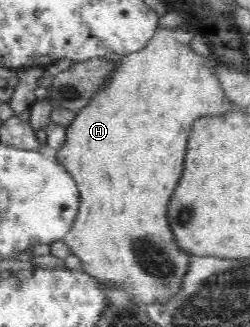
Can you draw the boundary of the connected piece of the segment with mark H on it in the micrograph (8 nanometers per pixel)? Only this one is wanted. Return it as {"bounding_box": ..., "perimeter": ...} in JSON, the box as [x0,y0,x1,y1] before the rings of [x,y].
{"bounding_box":[54,25,233,307],"perimeter":[[[179,25],[176,29],[157,27],[153,37],[143,49],[125,54],[118,61],[117,69],[111,73],[110,77],[107,77],[106,86],[93,95],[93,99],[81,108],[75,115],[75,119],[69,123],[69,126],[66,126],[67,137],[65,143],[61,149],[54,152],[59,164],[63,164],[75,178],[80,197],[79,211],[77,217],[75,217],[75,223],[64,235],[64,243],[68,245],[75,257],[79,257],[80,268],[85,273],[96,277],[109,288],[127,291],[137,307],[146,307],[161,301],[166,303],[171,297],[177,296],[182,289],[183,277],[189,269],[189,257],[191,255],[181,250],[177,246],[177,242],[173,241],[173,233],[171,233],[171,227],[169,227],[169,221],[167,221],[167,203],[169,203],[169,199],[171,199],[171,195],[173,195],[175,187],[181,179],[181,173],[183,173],[183,163],[185,163],[185,153],[187,153],[187,137],[191,133],[193,121],[199,119],[199,117],[227,115],[227,113],[231,113],[233,107],[233,103],[224,96],[223,86],[221,86],[216,74],[216,69],[220,65],[219,61],[212,55],[212,52],[207,57],[203,57],[190,48],[190,41],[195,36],[196,32],[192,26]]]}

